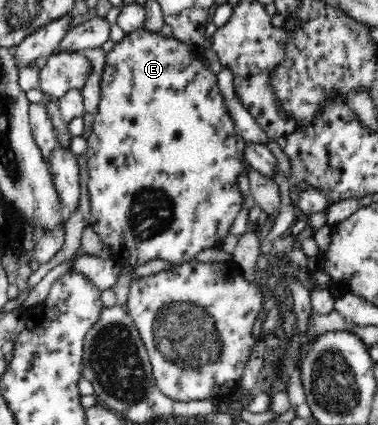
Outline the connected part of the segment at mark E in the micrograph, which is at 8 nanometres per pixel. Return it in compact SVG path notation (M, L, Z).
M145 28L125 34L125 37L115 44L110 52L106 53L106 66L101 78L99 111L94 117L91 134L87 138L87 149L83 149L87 154L87 187L90 202L88 223L93 227L101 243L103 242L106 247L112 249L114 255L123 257L123 261L127 261L133 267L145 265L153 259L179 265L195 259L196 255L204 249L219 247L243 205L243 196L237 184L237 177L239 173L247 169L248 163L243 157L246 141L235 130L235 124L217 88L217 76L205 68L203 59L197 59L197 57L191 59L193 54L185 44L173 36L163 37L160 32L151 33Z

